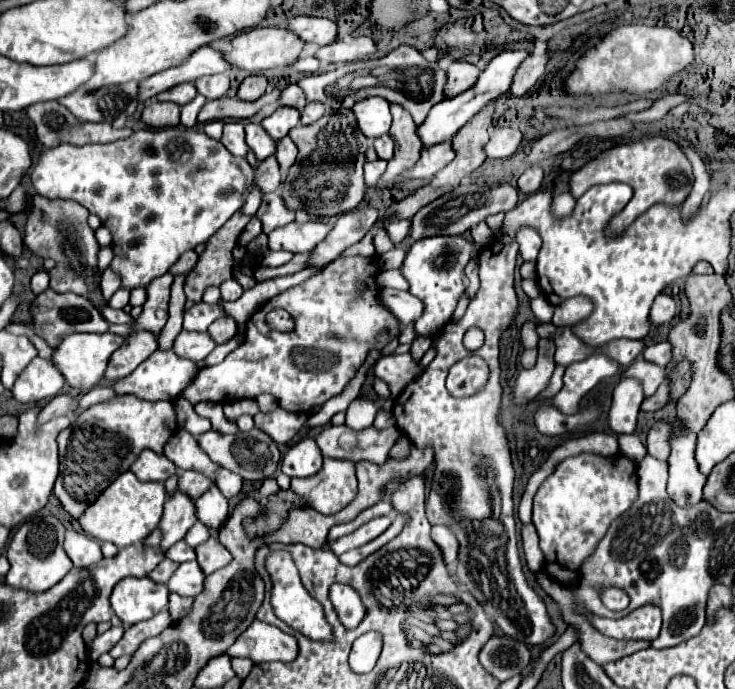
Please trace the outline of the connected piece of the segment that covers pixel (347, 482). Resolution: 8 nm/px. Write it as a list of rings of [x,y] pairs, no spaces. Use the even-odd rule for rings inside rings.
[[[326,458],[318,474],[310,478],[292,478],[292,490],[314,510],[336,514],[354,500],[354,464],[350,460]]]

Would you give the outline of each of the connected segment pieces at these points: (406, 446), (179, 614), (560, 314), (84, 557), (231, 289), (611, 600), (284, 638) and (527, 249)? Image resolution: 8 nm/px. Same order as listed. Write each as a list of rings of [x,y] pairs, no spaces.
[[[400,435],[392,447],[389,455],[392,459],[403,460],[405,458],[408,458],[410,450],[412,450],[412,442],[410,439],[404,435]]]
[[[170,594],[168,610],[172,612],[172,620],[182,620],[184,616],[188,616],[188,612],[192,610],[192,602],[194,602],[192,598],[184,598],[184,596],[178,596],[178,594]]]
[[[574,296],[556,306],[552,322],[582,322],[592,314],[592,310],[594,310],[594,304],[590,298]]]
[[[68,530],[68,532],[66,532],[64,552],[66,552],[68,558],[72,560],[72,564],[74,564],[74,566],[80,566],[80,568],[98,564],[98,562],[102,560],[100,542],[94,540],[92,536],[86,536],[86,534],[74,532],[74,530]]]
[[[230,278],[230,280],[226,280],[222,286],[220,286],[220,290],[222,290],[222,300],[224,302],[232,302],[232,300],[238,300],[240,296],[242,296],[242,286],[234,280],[234,278]]]
[[[616,586],[600,588],[600,600],[606,608],[610,608],[614,612],[620,612],[630,604],[630,596],[622,588],[616,588]]]
[[[254,620],[248,630],[244,630],[236,642],[226,650],[228,656],[250,658],[254,663],[292,662],[296,654],[296,640],[288,634],[282,634],[280,628],[266,622]]]
[[[522,228],[518,232],[516,242],[520,246],[520,256],[526,262],[534,262],[536,256],[538,256],[538,250],[540,250],[540,236],[534,230],[530,230],[530,228]]]

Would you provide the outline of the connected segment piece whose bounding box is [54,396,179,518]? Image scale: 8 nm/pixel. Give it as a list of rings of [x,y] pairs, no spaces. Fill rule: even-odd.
[[[116,396],[114,400],[106,400],[102,404],[88,408],[74,420],[72,426],[62,430],[62,434],[58,436],[60,476],[54,486],[56,498],[72,518],[80,518],[82,512],[104,492],[104,488],[108,488],[122,472],[126,472],[136,462],[142,450],[148,448],[148,450],[154,450],[156,454],[162,454],[166,442],[178,430],[178,420],[176,420],[172,401],[146,402],[136,396]]]

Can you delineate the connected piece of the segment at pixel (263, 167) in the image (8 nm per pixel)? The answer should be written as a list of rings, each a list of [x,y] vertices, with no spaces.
[[[274,156],[258,162],[258,166],[256,166],[256,186],[260,188],[262,194],[278,190],[278,186],[280,186],[280,170],[278,170],[278,164],[276,164]]]

